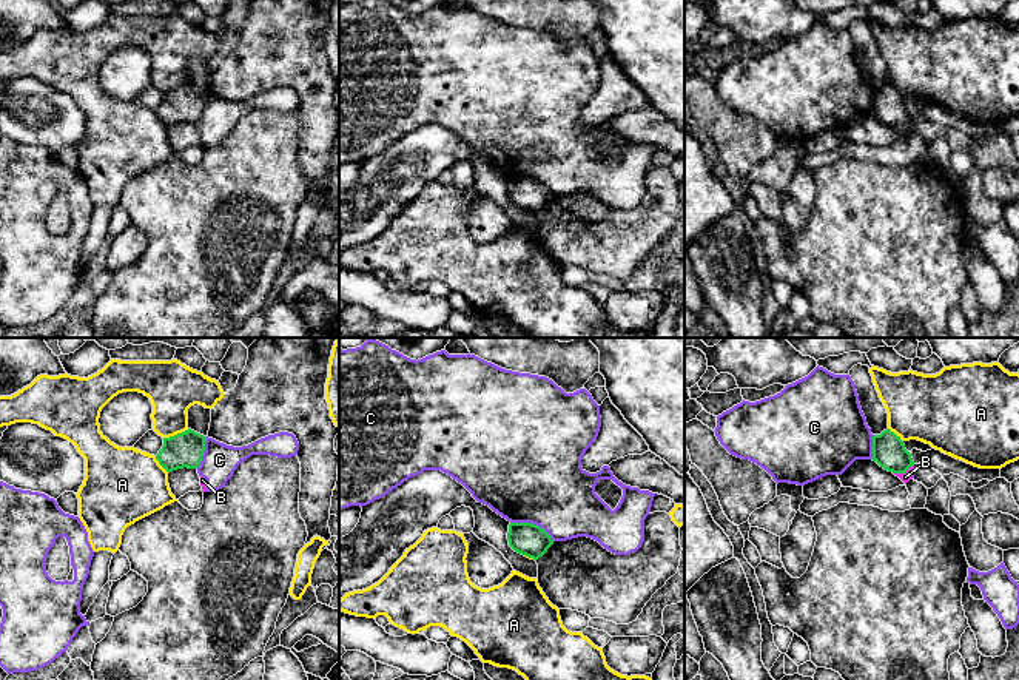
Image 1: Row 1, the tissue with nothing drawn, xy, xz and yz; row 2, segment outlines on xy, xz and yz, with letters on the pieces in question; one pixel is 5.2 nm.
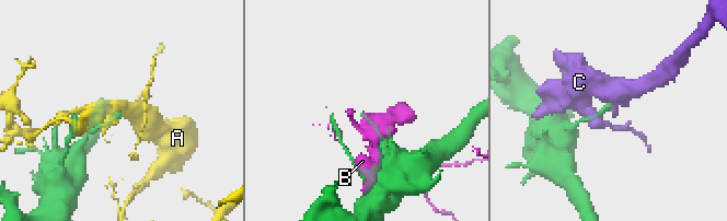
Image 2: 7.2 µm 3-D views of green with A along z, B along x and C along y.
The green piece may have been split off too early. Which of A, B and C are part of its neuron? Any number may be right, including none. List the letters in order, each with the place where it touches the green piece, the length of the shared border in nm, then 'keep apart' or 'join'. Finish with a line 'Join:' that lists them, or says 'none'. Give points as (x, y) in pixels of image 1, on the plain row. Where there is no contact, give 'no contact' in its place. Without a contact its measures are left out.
A: xy (178, 88) | 140 nm | keep apart
B: yz (904, 127) | 120 nm | keep apart
C: xz (531, 178) | 260 nm | keep apart
Join: none

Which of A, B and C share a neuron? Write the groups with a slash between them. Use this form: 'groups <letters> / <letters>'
groups A / B C

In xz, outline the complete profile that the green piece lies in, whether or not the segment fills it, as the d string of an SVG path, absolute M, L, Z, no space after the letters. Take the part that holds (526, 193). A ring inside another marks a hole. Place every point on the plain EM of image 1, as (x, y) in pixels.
M510 177L507 187L509 200L535 216L553 199L550 190L532 177Z

